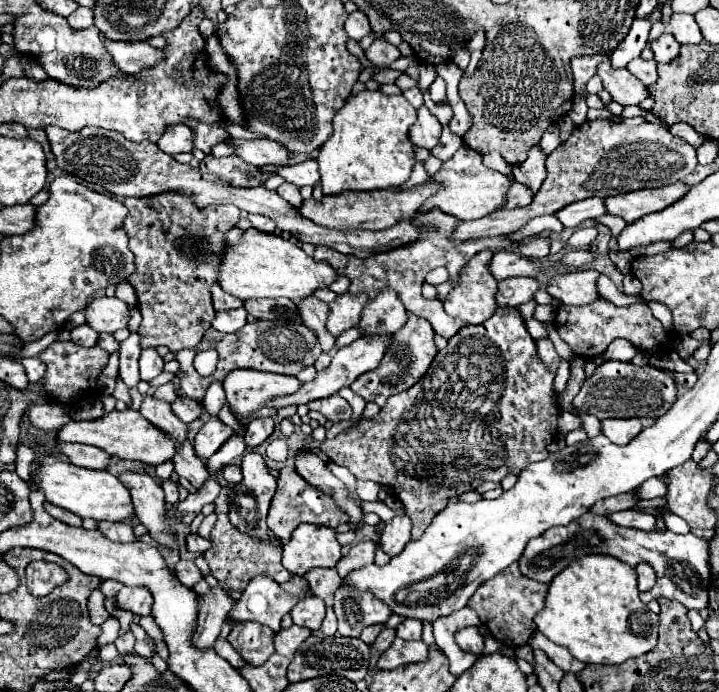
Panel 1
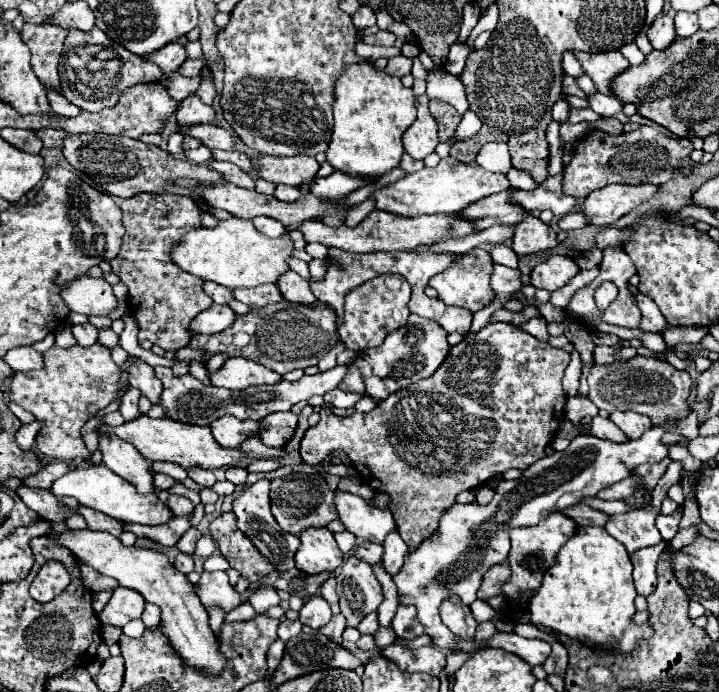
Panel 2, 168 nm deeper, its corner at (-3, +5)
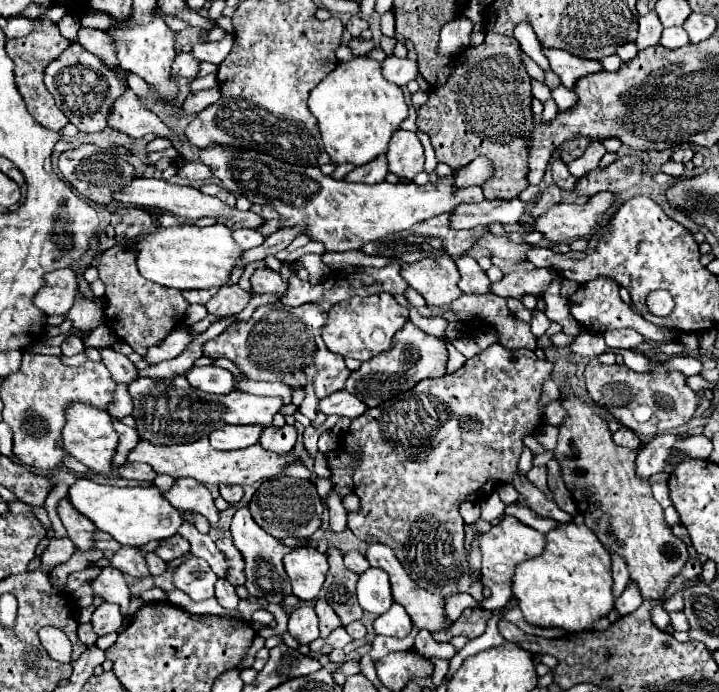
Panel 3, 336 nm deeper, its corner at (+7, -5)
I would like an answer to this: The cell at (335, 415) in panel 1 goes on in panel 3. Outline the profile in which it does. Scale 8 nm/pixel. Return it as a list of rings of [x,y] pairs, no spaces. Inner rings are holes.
[[[340,390],[340,392],[334,392],[334,394],[330,394],[330,396],[326,396],[326,398],[320,400],[320,412],[356,418],[356,416],[360,416],[360,414],[366,412],[366,404],[362,404],[350,392]]]

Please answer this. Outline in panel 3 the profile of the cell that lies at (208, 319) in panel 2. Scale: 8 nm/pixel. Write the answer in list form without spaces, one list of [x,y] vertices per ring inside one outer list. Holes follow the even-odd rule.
[[[178,326],[172,334],[166,336],[166,340],[162,340],[162,344],[156,344],[154,348],[148,348],[148,354],[144,356],[150,364],[162,362],[162,360],[170,360],[176,358],[178,354],[182,354],[194,340],[192,328],[190,326]]]

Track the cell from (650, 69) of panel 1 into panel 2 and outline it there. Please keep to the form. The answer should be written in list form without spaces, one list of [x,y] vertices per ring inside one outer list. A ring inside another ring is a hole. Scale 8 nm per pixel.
[[[632,42],[632,44],[626,44],[622,50],[620,50],[622,54],[624,54],[624,58],[630,62],[630,64],[638,64],[638,62],[642,62],[646,56],[638,50],[638,46]]]

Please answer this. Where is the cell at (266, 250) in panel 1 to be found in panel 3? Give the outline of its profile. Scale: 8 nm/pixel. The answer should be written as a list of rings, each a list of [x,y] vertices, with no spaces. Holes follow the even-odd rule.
[[[212,224],[206,228],[198,226],[174,226],[160,228],[154,234],[138,236],[136,242],[136,264],[146,280],[158,282],[176,290],[200,290],[220,288],[230,284],[230,274],[238,260],[242,260],[242,248],[234,244],[232,230],[224,224]]]

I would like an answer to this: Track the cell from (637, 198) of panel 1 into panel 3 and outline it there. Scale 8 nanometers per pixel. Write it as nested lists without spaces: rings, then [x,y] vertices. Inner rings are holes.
[[[598,192],[586,204],[556,204],[536,220],[536,230],[550,242],[570,242],[590,236],[612,206],[612,192]]]

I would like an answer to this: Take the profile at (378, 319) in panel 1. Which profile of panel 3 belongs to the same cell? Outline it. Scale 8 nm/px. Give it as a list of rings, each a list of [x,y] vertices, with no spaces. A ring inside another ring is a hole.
[[[380,292],[372,296],[352,296],[344,302],[334,304],[328,310],[328,322],[324,326],[322,338],[330,352],[340,354],[344,358],[356,358],[360,362],[370,360],[372,356],[390,348],[394,334],[404,326],[408,320],[408,308],[400,306],[392,294]]]

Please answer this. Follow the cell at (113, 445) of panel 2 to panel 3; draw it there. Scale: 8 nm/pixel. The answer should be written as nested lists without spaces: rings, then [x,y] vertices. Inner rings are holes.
[[[72,404],[66,410],[66,426],[62,430],[62,444],[70,456],[80,460],[94,474],[108,476],[116,470],[114,456],[116,456],[116,448],[118,448],[118,434],[112,426],[108,412],[104,412],[104,410],[90,408],[86,404]]]

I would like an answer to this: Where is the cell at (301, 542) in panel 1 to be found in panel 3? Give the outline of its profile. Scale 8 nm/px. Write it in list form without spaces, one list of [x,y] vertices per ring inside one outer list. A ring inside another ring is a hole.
[[[302,546],[284,556],[284,568],[290,576],[292,592],[300,600],[314,600],[324,584],[328,560],[314,546]]]

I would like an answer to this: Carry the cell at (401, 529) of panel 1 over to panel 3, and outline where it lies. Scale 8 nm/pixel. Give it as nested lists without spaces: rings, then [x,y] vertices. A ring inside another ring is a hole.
[[[368,568],[358,580],[358,602],[366,612],[384,614],[392,606],[390,578],[380,568]]]

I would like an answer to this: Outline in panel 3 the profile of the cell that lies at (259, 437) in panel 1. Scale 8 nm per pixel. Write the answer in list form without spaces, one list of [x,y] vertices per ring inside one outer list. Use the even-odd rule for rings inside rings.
[[[284,424],[282,428],[268,426],[262,430],[258,444],[268,452],[290,452],[296,442],[296,428]]]

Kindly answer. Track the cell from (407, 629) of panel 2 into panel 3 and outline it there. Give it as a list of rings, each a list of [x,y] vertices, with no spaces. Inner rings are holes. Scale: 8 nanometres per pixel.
[[[394,602],[388,612],[384,612],[382,616],[374,620],[374,630],[376,634],[384,634],[392,638],[406,638],[412,632],[412,622],[406,610]]]

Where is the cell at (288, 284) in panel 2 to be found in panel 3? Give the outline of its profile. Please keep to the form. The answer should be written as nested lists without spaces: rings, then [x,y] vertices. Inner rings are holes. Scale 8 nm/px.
[[[260,268],[252,274],[252,292],[254,294],[278,294],[282,298],[288,290],[288,282],[280,278],[280,274],[272,272],[270,268]]]

